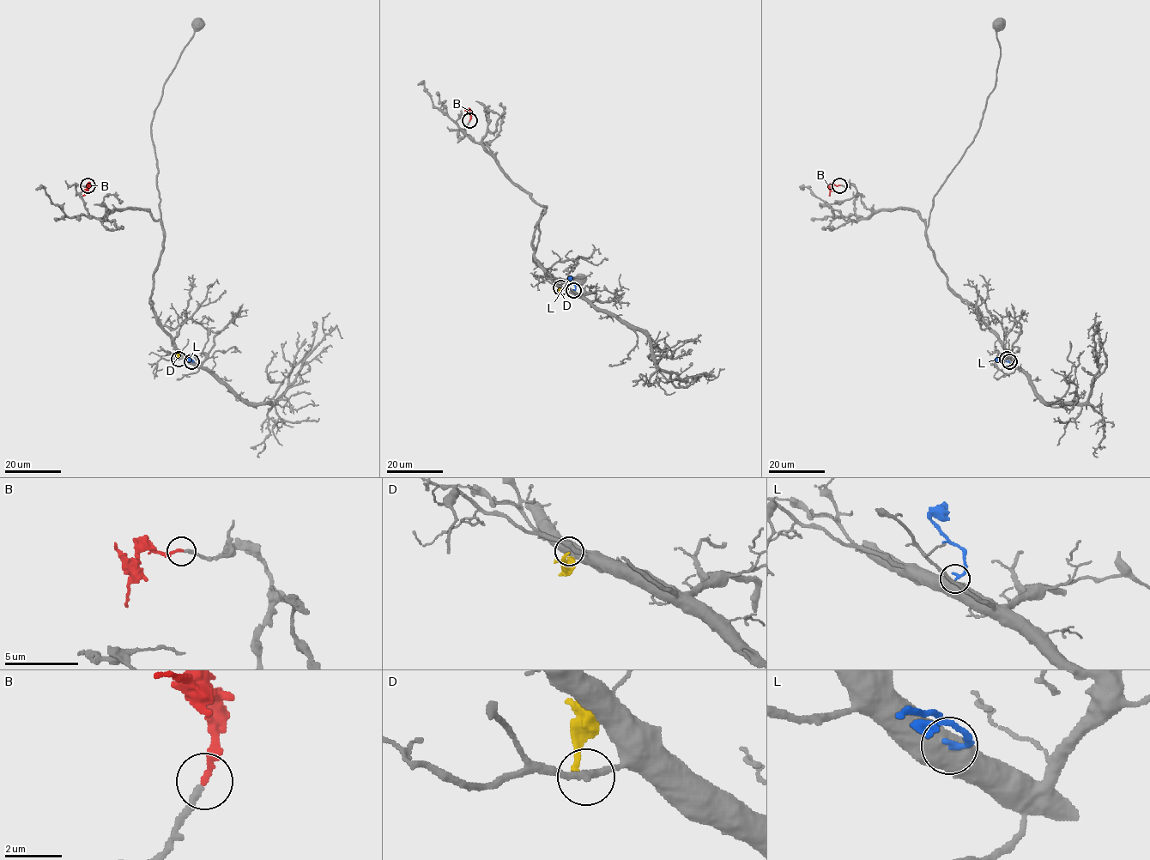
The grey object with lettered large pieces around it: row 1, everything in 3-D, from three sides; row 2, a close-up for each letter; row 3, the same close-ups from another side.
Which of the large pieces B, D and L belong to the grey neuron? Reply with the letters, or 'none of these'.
B

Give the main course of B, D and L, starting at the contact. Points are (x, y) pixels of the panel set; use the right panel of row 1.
B: (839, 185), (832, 185), (830, 196)
D: (1007, 360), (1009, 356), (1008, 348)
L: (1009, 361), (995, 358)

